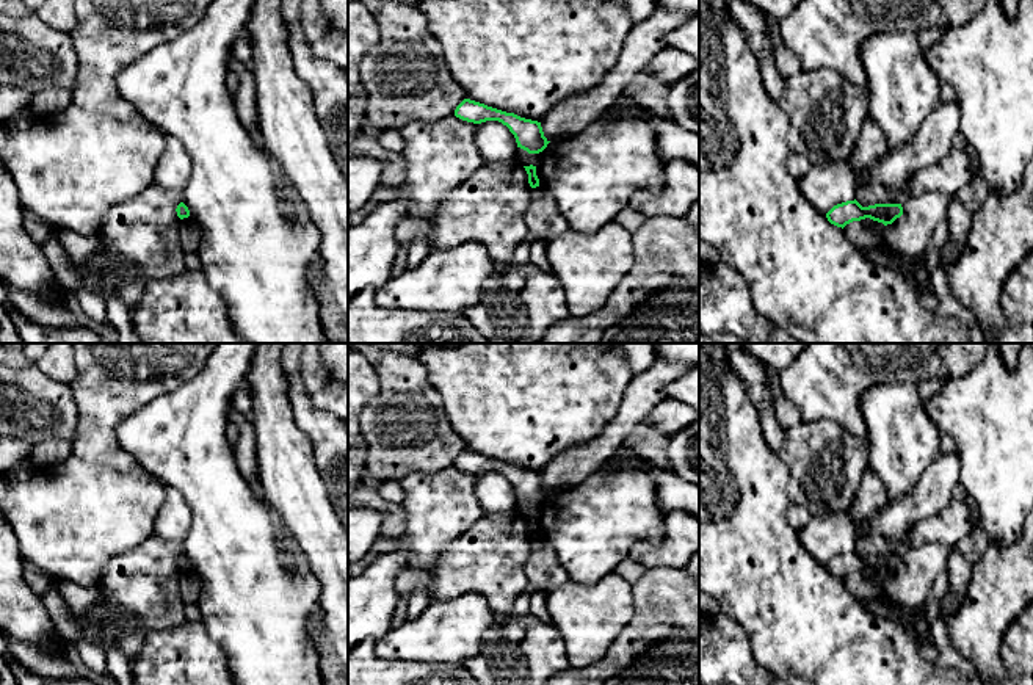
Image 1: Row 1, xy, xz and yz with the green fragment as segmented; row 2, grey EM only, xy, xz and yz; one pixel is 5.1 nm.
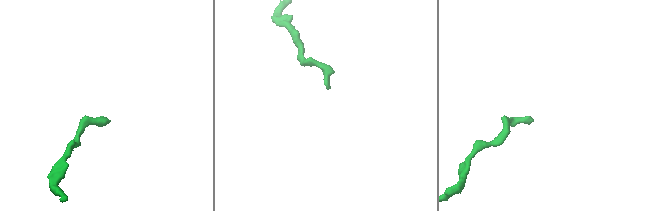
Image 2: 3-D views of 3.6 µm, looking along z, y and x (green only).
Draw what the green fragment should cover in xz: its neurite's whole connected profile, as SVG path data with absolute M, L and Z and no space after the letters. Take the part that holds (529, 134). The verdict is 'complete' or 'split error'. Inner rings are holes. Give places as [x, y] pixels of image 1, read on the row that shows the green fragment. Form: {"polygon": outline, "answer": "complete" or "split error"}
{"polygon": "M464 99L456 107L455 116L473 124L486 121L502 122L514 135L517 147L527 150L528 154L539 154L550 143L544 136L541 122L520 118L514 113L506 113L470 99Z", "answer": "complete"}

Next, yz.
{"polygon": "M856 199L846 201L834 205L826 218L831 224L837 227L845 227L853 221L861 221L870 218L873 221L883 223L884 226L892 224L897 218L903 215L901 204L875 204L862 207Z", "answer": "complete"}

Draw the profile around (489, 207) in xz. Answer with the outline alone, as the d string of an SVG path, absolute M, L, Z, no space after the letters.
M486 161L439 205L431 221L434 249L480 241L495 263L509 263L528 235L525 212L531 191L528 174L517 161Z

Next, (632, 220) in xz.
M625 207L618 216L616 216L616 223L624 226L627 230L630 230L632 234L635 230L638 230L644 223L646 223L646 216L643 213L640 213L638 210L633 210L632 207Z

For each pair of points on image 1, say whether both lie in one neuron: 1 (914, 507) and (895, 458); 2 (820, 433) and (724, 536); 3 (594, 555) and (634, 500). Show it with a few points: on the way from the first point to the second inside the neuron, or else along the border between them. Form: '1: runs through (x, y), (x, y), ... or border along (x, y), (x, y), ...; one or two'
1: border along (931, 463), (909, 492), (886, 505); two
2: border along (778, 453), (787, 466), (789, 499), (792, 502); two
3: runs through (594, 541), (619, 514); one

